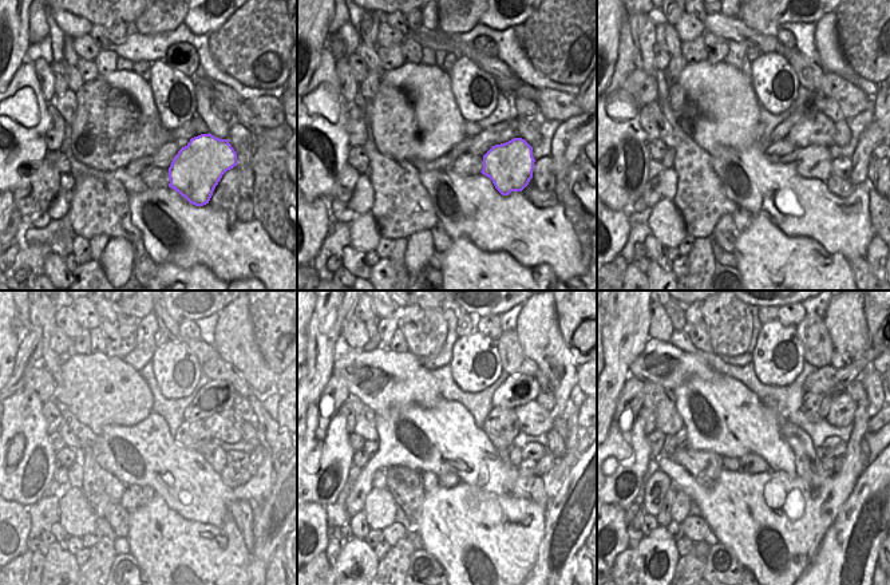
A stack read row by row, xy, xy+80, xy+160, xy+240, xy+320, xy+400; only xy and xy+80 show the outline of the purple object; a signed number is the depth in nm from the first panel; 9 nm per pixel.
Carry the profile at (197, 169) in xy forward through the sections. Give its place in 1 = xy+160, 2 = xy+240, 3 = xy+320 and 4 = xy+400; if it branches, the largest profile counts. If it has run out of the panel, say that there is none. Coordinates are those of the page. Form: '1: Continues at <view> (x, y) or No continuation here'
1: Continues at xy+160 (814, 162)
2: Continues at xy+240 (218, 461)
3: Continues at xy+320 (514, 453)
4: Continues at xy+400 (819, 454)

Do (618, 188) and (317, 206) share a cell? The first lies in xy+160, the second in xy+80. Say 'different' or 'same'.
different

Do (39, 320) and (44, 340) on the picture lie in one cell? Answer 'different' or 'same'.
same

